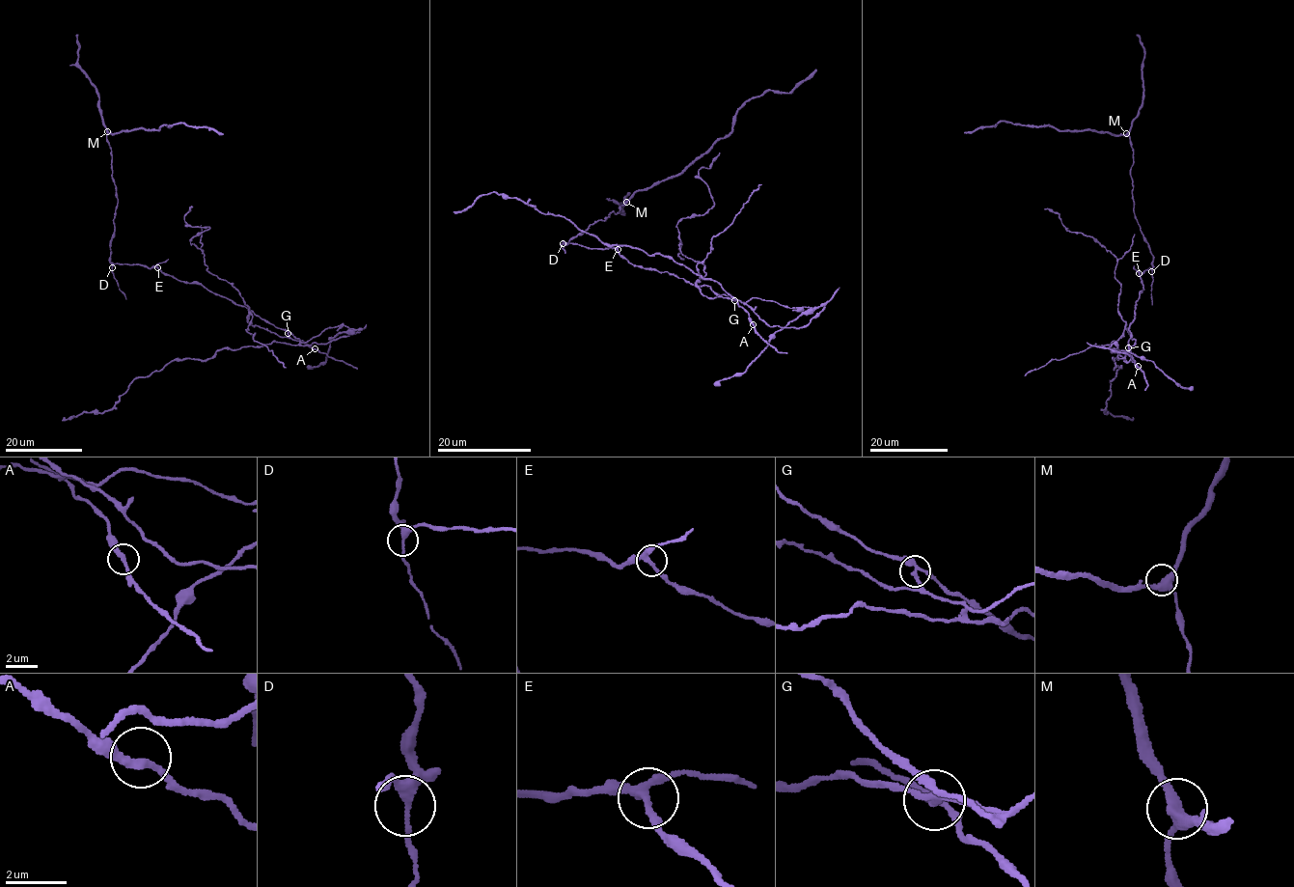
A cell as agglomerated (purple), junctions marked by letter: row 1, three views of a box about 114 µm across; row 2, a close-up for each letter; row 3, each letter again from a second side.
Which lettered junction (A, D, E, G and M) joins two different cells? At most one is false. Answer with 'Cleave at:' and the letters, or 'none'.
Cleave at: G

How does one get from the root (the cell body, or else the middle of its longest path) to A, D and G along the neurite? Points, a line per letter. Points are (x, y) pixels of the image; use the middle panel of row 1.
A: (633, 264), (668, 271), (695, 286), (709, 286), (715, 293), (736, 300), (746, 310), (753, 324)
D: (633, 264), (620, 257), (616, 248), (588, 248), (563, 243)
G: (633, 264), (668, 271), (695, 286), (709, 286), (715, 293), (734, 300)

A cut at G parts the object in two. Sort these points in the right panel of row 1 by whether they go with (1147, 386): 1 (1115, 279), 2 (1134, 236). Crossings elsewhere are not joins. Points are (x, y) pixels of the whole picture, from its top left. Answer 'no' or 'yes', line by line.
1: no
2: no

